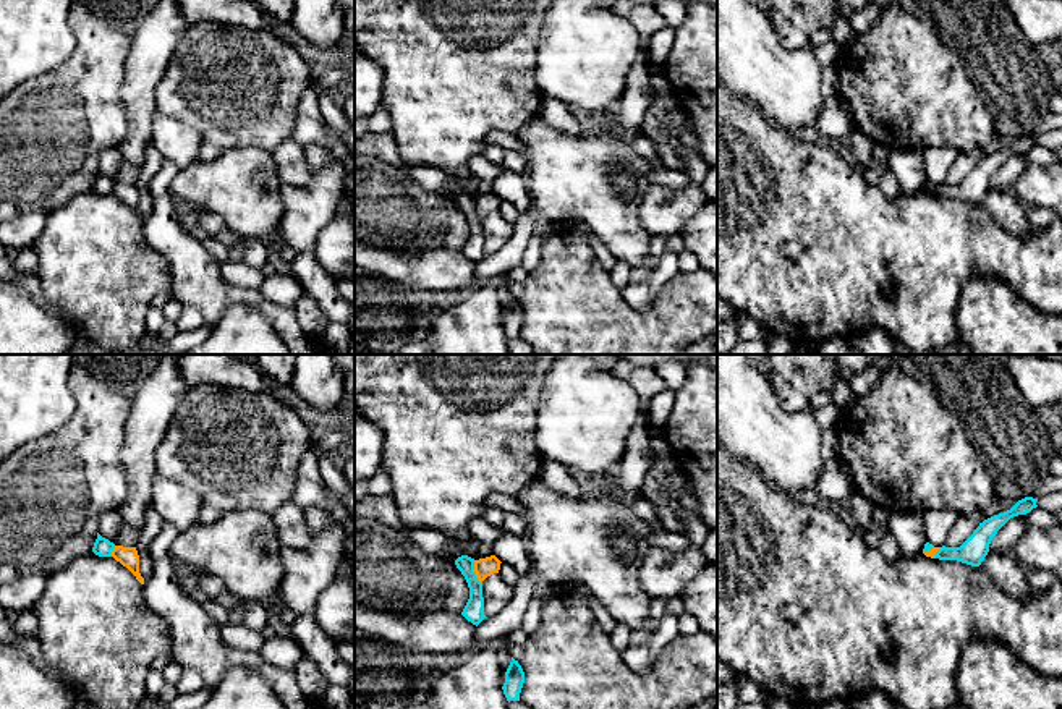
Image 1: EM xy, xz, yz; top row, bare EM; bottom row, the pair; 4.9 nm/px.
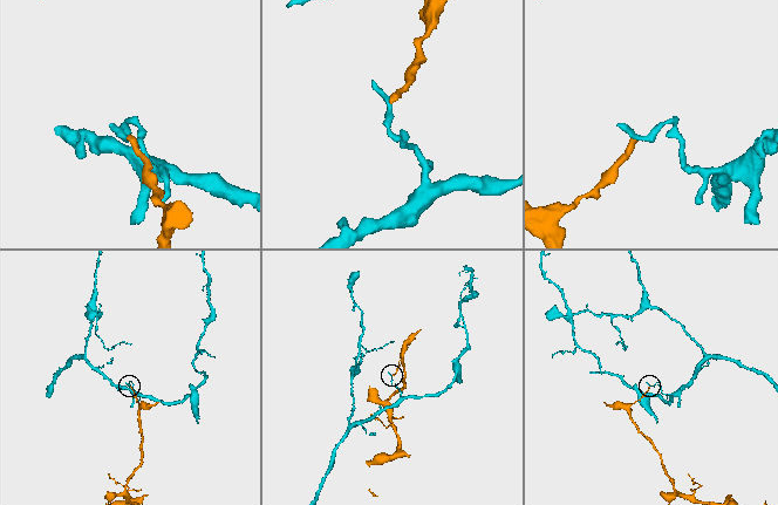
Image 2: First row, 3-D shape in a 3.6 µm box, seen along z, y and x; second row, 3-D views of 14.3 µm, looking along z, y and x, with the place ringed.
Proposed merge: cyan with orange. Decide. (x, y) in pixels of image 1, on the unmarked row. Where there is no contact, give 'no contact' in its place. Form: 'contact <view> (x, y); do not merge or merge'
contact xz (473, 209); do not merge

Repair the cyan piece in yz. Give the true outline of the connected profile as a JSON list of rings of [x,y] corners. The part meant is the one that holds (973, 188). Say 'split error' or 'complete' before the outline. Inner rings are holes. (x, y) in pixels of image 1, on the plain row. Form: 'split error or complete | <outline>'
complete | [[[1025,134],[1018,138],[1010,147],[994,152],[973,168],[973,172],[960,185],[942,183],[934,196],[957,197],[971,204],[979,204],[989,189],[989,181],[997,168],[1013,154],[1026,152],[1036,146],[1038,136]]]

